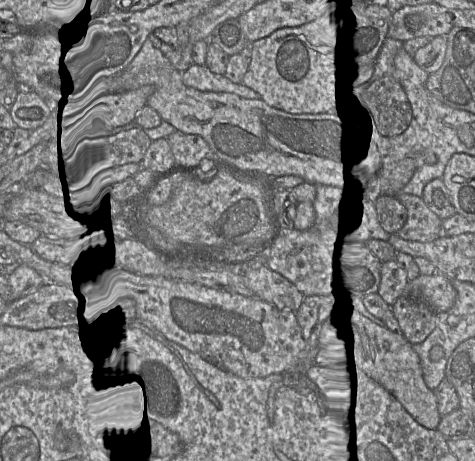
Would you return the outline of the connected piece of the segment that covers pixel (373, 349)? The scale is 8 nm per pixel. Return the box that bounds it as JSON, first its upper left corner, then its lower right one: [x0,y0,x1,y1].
[342,311,442,429]

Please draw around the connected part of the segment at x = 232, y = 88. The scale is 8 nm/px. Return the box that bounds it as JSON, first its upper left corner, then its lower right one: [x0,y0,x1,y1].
[182,64,261,99]

